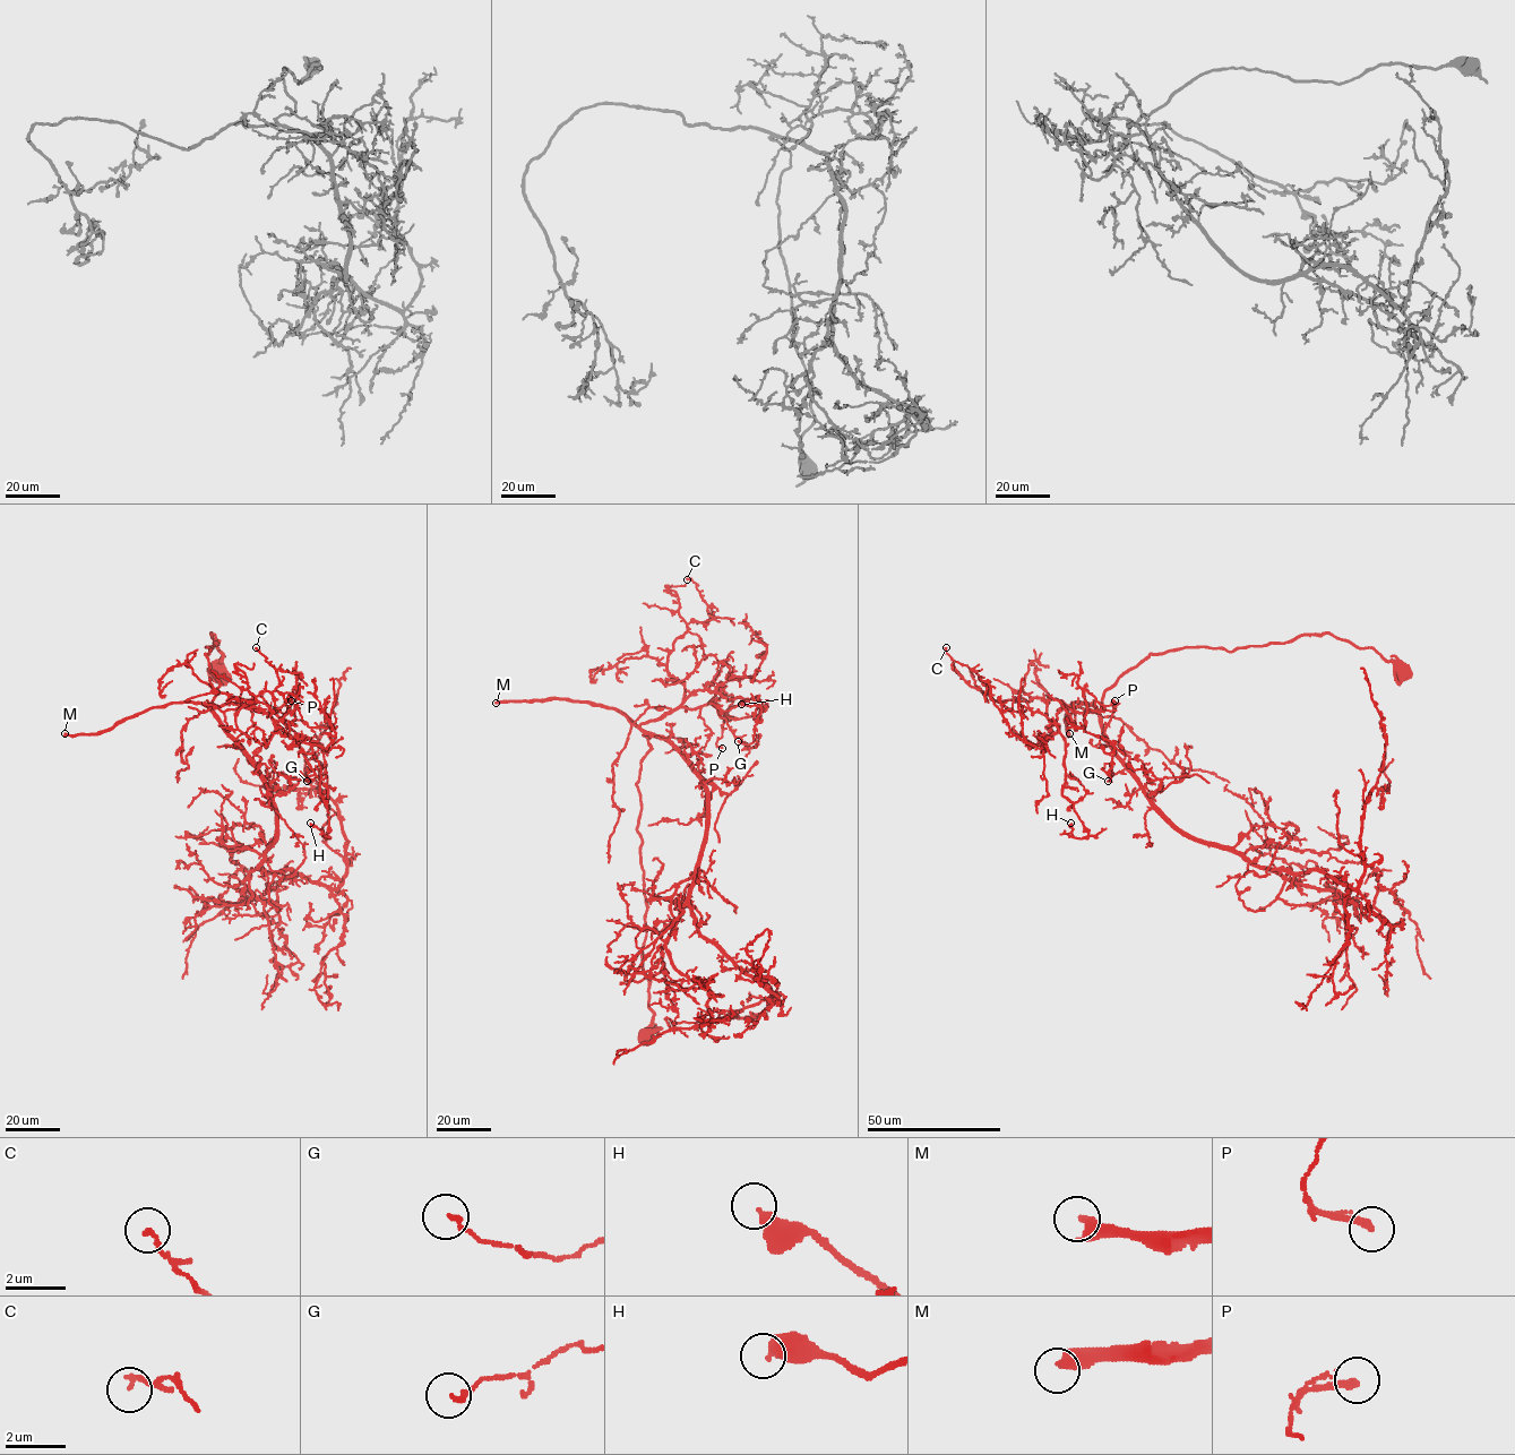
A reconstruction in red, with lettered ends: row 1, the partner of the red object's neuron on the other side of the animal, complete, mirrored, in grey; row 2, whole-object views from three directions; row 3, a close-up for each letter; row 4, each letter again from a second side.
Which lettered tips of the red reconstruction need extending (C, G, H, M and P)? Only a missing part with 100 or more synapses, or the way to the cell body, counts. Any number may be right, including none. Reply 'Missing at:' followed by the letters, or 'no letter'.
Missing at: M

